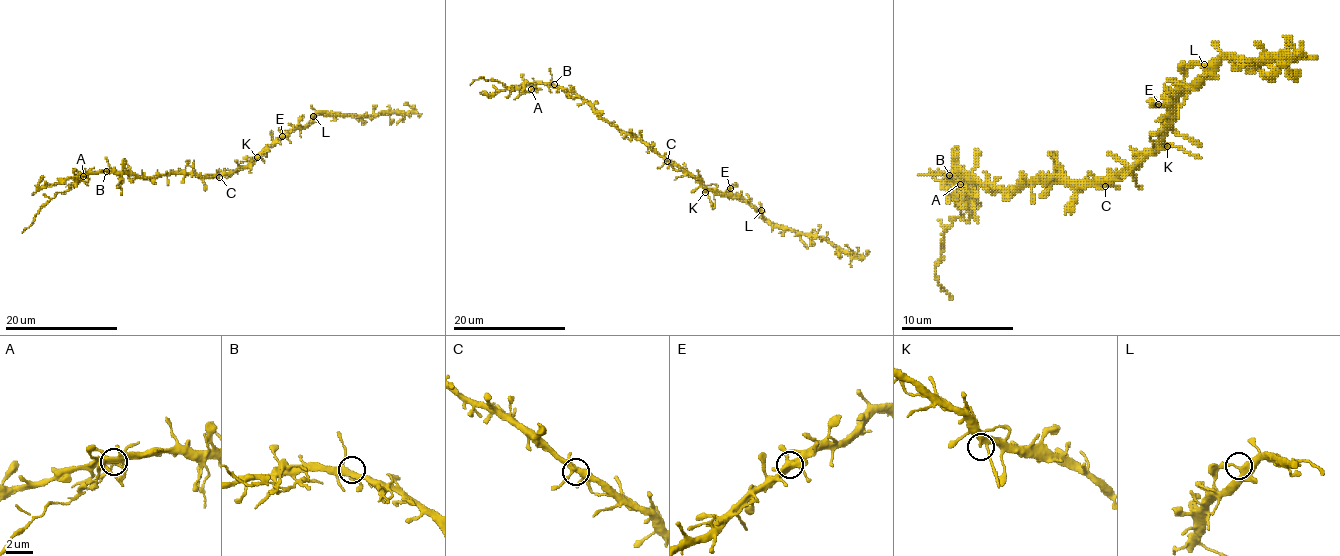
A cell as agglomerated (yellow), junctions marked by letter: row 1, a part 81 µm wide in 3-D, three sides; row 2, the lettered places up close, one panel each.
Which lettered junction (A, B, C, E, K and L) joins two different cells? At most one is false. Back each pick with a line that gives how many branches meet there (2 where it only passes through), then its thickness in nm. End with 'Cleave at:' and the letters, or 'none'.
A: Branches: 5. Thickness 280 nm
Cleave at: A

